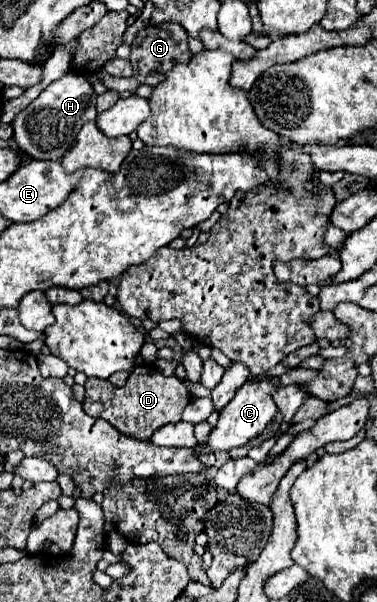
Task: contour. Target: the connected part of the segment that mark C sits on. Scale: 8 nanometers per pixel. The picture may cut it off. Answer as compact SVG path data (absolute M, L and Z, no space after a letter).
M277 376L275 378L263 378L263 380L257 380L257 382L245 382L237 390L235 398L223 408L223 412L219 412L219 422L211 430L209 440L207 440L207 450L213 450L213 452L231 450L231 448L247 444L257 434L261 434L271 424L275 414L279 412L275 400L273 400L273 392L279 390L279 388L281 388L281 384L279 384Z

